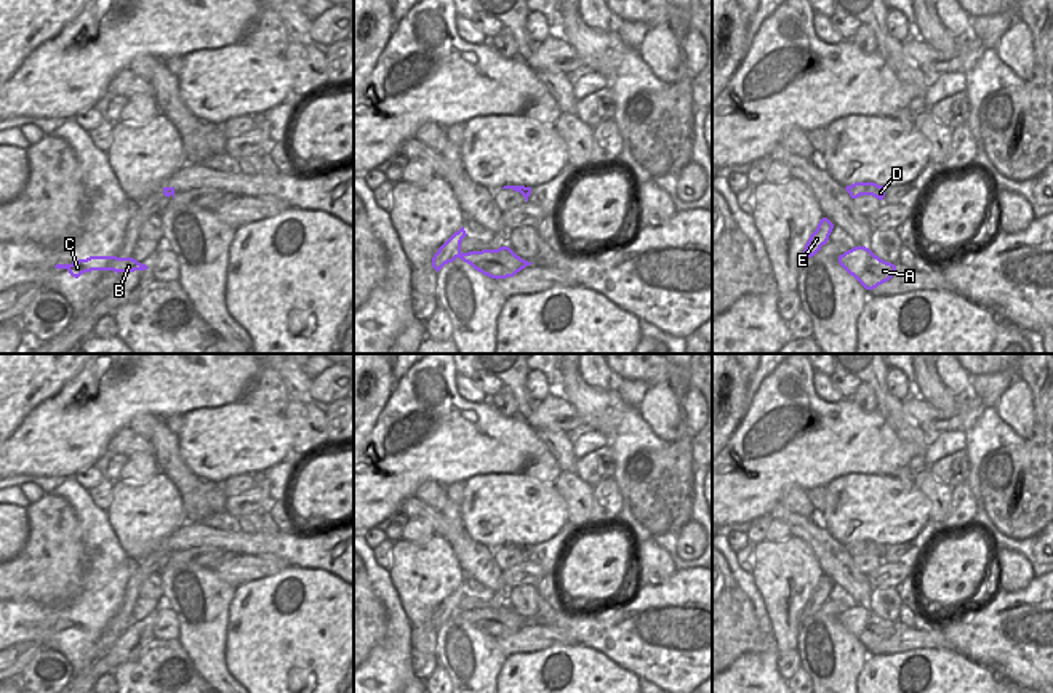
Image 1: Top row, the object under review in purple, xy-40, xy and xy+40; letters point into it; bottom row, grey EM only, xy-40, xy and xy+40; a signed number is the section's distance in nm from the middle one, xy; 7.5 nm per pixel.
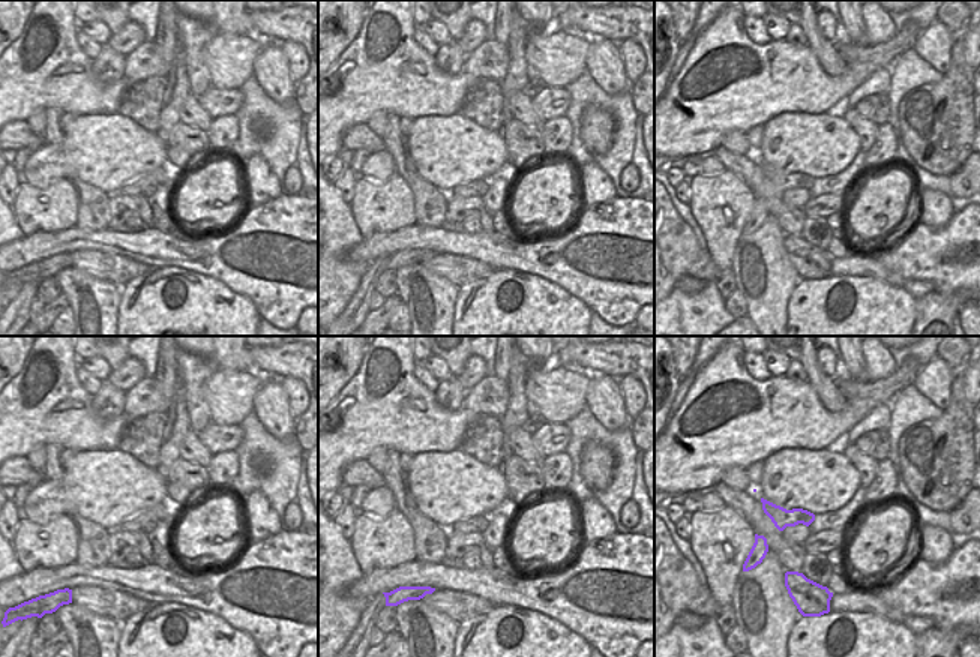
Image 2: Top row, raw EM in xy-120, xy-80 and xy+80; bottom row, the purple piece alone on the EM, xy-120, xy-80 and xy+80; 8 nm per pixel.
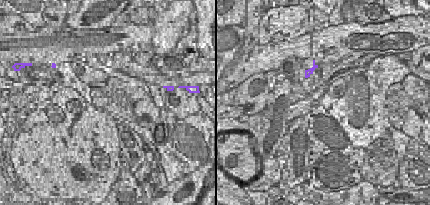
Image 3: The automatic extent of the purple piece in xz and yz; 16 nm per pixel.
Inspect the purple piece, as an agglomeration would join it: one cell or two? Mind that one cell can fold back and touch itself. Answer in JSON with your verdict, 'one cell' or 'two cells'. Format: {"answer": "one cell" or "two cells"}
{"answer": "two cells"}

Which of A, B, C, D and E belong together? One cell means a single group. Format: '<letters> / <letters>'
A B C / D E

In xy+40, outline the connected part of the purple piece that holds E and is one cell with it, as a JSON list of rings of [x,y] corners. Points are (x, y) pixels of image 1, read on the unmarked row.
[[[823,576],[816,586],[816,589],[810,594],[805,608],[808,610],[810,616],[815,615],[823,603],[827,602],[829,594],[834,587],[834,583],[827,578]]]

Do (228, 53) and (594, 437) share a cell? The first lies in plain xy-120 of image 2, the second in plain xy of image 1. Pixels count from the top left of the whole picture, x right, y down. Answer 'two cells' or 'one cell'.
two cells

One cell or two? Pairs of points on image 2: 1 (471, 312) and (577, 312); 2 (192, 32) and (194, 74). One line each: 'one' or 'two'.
1: one
2: one

